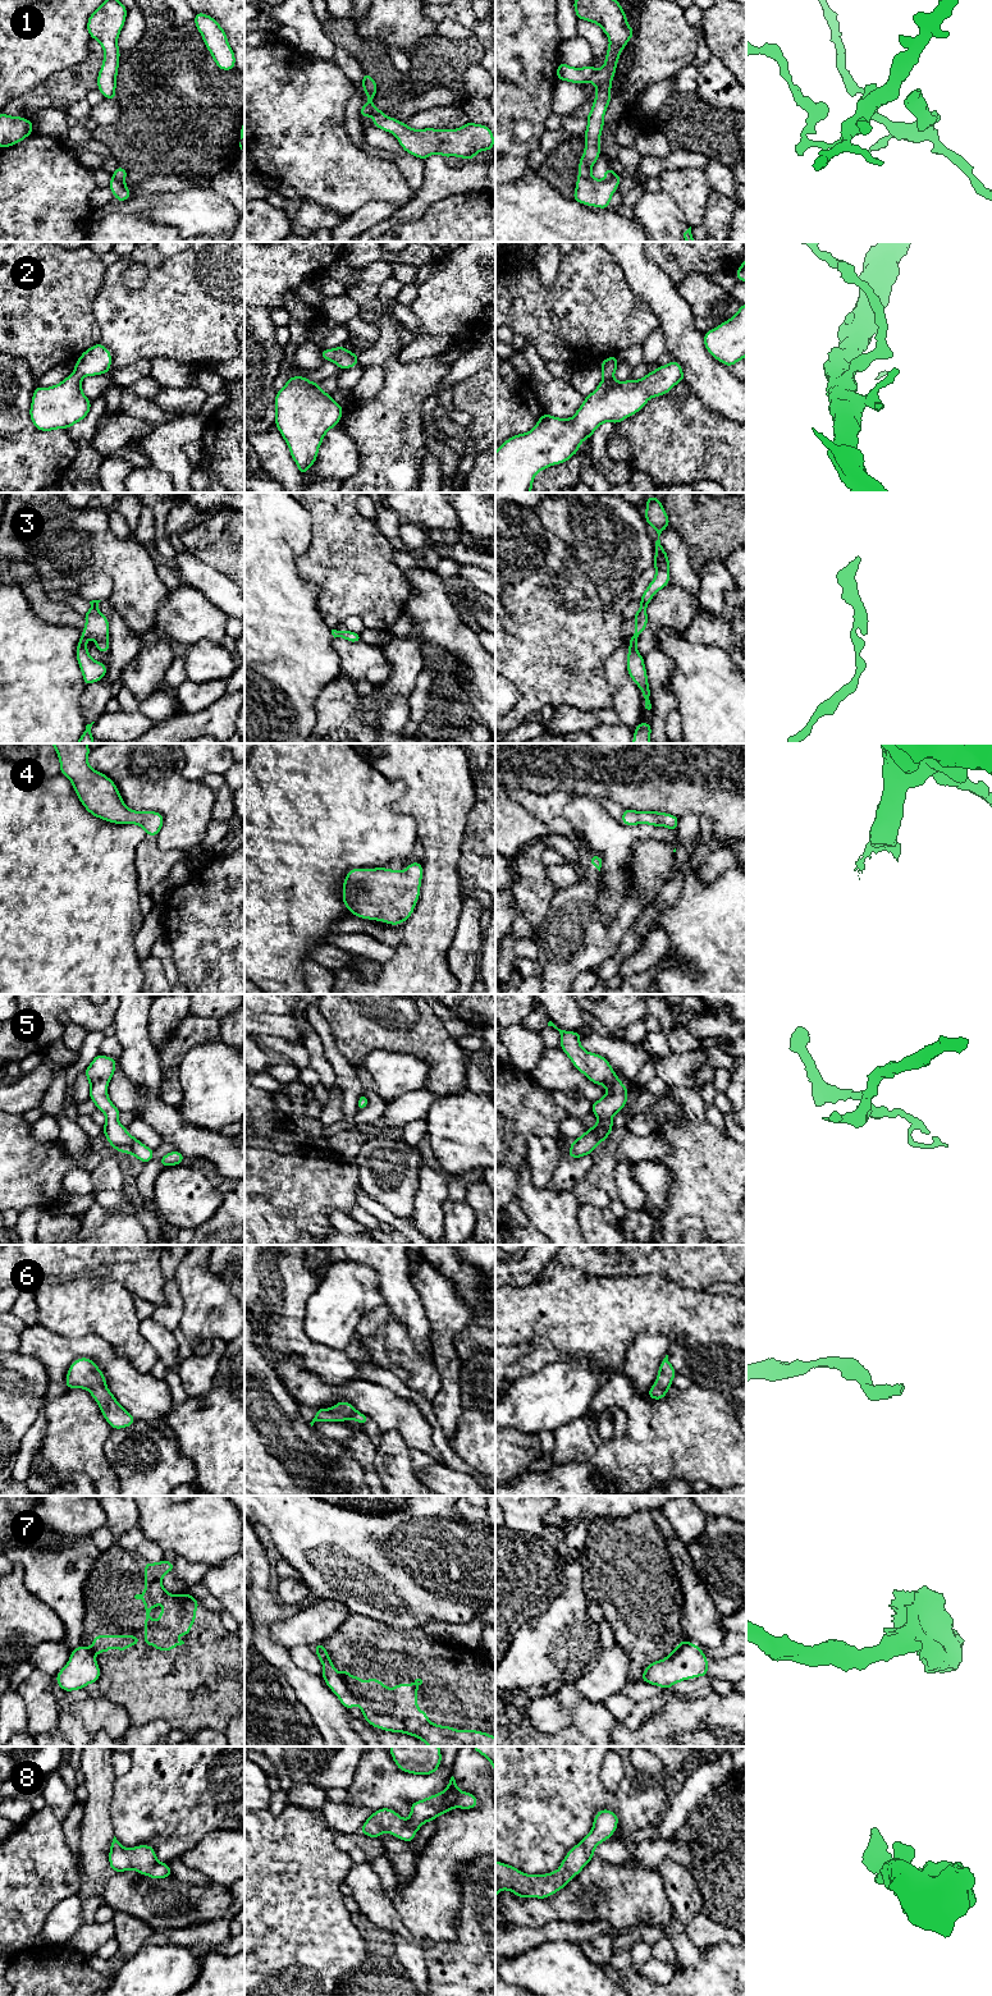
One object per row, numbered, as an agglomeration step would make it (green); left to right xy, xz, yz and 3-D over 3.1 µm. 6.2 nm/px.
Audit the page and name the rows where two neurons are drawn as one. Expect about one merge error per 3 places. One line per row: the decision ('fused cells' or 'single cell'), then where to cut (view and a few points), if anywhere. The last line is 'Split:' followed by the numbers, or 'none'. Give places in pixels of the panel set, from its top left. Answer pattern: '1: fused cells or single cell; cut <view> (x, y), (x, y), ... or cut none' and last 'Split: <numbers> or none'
1: fused cells; cut xy (112, 175), (123, 182)
2: single cell; cut none
3: single cell; cut none
4: single cell; cut none
5: single cell; cut none
6: single cell; cut none
7: fused cells; cut xz (339, 1674), (347, 1687)
8: single cell; cut none
Split: 1, 7

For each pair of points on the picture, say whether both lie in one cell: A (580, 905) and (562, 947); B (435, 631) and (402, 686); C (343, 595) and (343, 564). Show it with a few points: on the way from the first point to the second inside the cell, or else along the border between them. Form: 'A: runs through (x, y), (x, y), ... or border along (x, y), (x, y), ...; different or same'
A: runs through (574, 915), (572, 937); same
B: border along (411, 633), (424, 642); different
C: runs through (343, 587), (343, 572); same

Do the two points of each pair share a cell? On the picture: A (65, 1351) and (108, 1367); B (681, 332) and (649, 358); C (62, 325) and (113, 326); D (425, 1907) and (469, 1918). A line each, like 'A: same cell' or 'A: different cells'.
A: same cell
B: different cells
C: different cells
D: different cells

